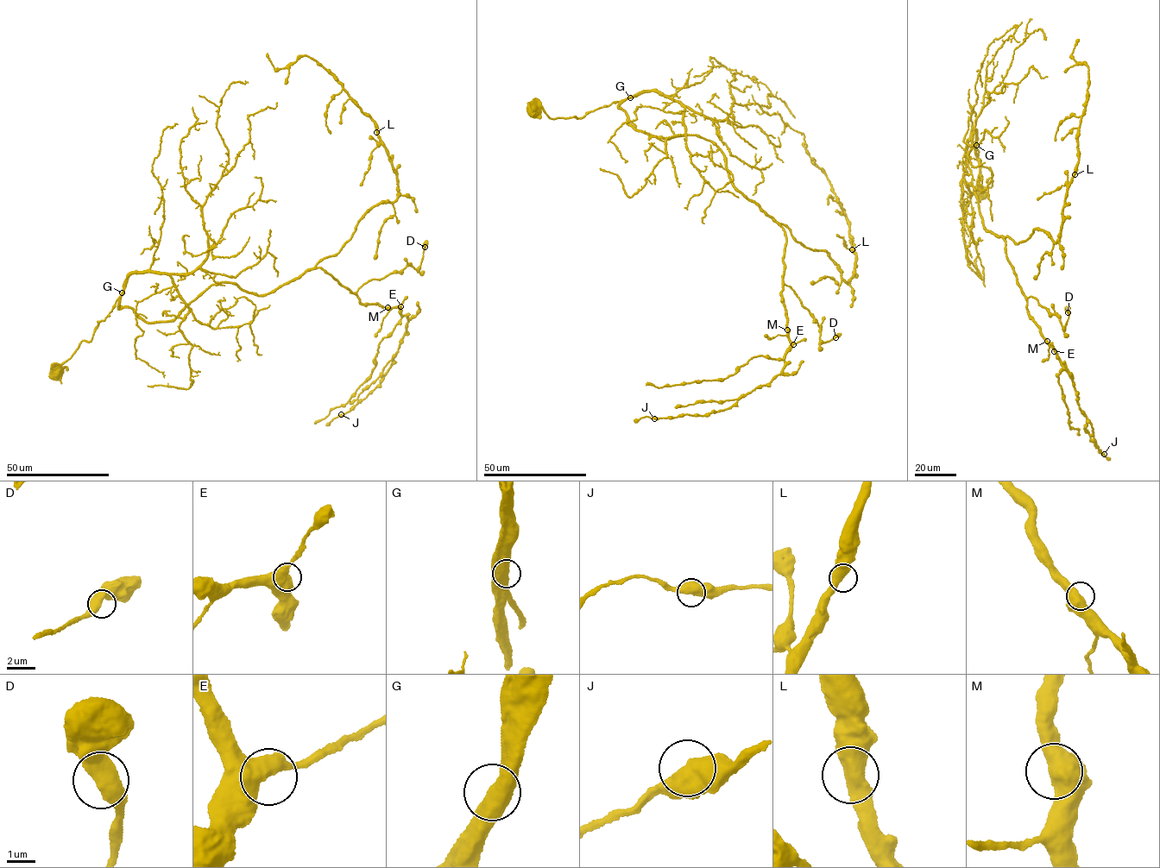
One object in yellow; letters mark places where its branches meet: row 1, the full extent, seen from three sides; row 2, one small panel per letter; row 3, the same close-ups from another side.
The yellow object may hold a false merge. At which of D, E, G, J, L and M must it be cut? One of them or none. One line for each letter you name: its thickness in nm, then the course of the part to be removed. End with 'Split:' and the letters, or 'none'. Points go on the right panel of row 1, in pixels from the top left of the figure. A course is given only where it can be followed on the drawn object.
Split: none

